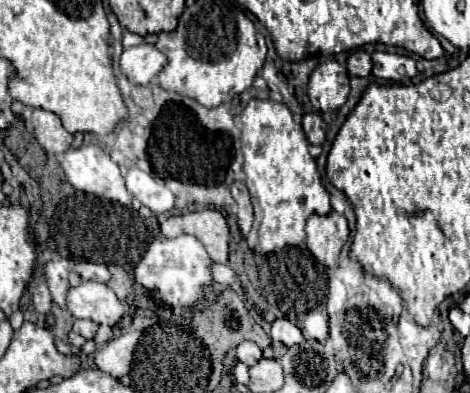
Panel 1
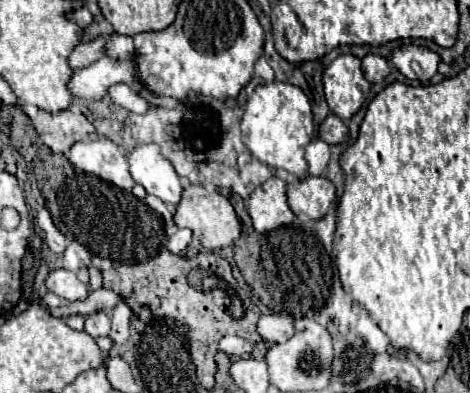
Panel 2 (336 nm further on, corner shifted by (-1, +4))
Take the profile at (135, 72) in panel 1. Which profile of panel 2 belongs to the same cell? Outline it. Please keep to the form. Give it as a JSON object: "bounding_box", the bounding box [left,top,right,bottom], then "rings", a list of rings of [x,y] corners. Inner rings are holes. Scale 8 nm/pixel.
{"bounding_box":[69,56,137,100],"rings":[[[109,56],[97,62],[77,68],[69,78],[69,92],[79,100],[101,100],[113,84],[133,84],[137,80],[137,68],[131,60],[113,60]]]}

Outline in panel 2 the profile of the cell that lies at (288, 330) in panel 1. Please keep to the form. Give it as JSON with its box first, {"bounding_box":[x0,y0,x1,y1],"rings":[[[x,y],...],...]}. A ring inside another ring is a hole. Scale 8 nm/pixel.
{"bounding_box":[257,314,293,342],"rings":[[[285,314],[261,316],[257,322],[257,332],[267,342],[287,342],[293,336],[293,320]]]}

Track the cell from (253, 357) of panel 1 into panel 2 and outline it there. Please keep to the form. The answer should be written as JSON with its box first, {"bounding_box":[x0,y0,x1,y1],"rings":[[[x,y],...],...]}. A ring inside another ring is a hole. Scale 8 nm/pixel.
{"bounding_box":[219,336,251,356],"rings":[[[223,336],[219,340],[219,350],[229,354],[229,356],[243,356],[243,354],[249,354],[251,352],[251,344],[239,336]]]}

